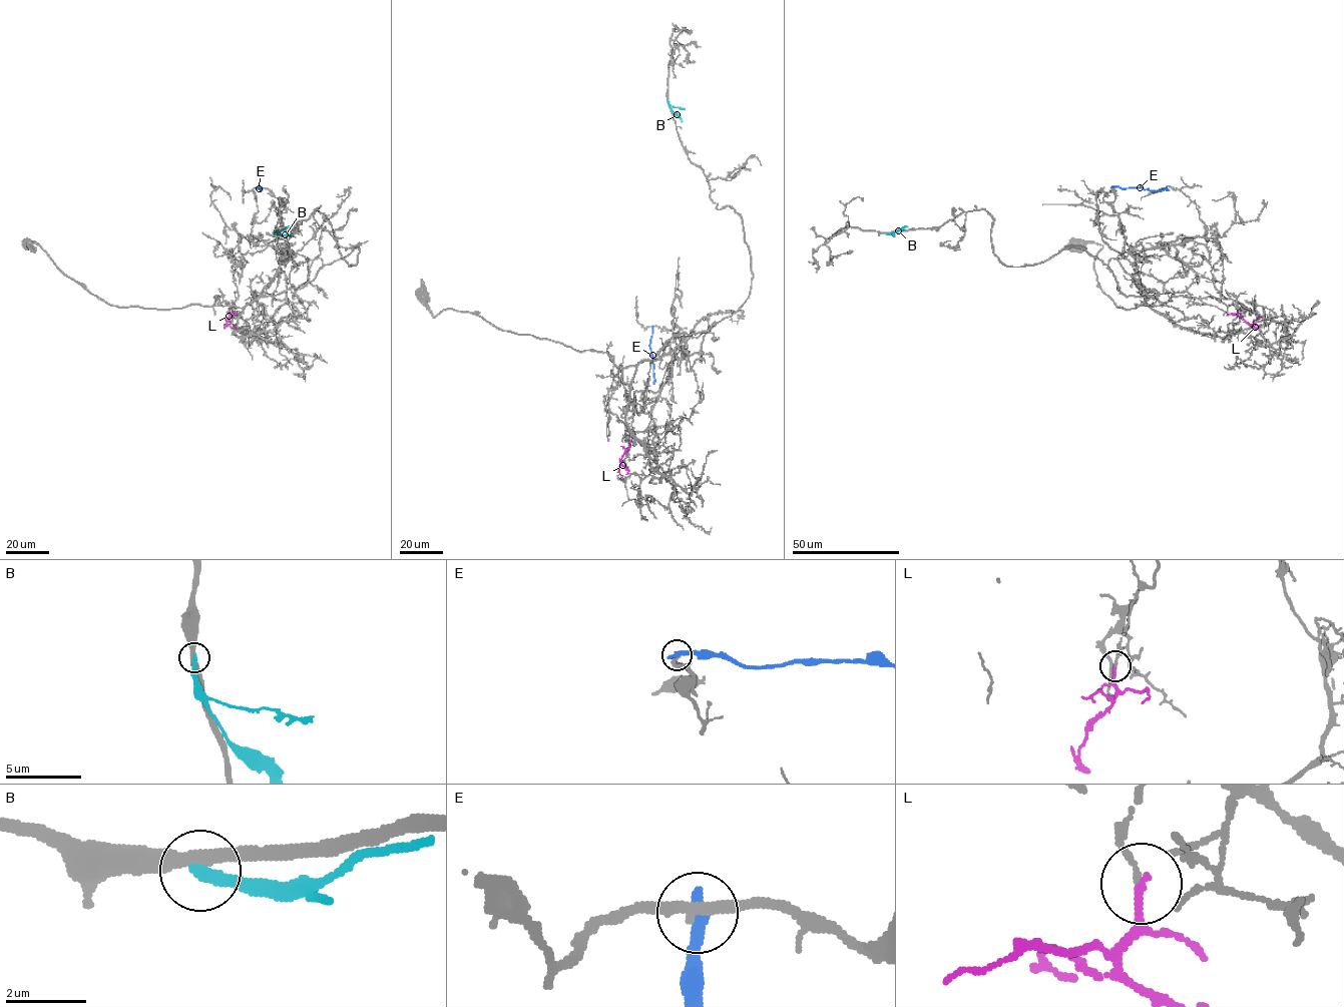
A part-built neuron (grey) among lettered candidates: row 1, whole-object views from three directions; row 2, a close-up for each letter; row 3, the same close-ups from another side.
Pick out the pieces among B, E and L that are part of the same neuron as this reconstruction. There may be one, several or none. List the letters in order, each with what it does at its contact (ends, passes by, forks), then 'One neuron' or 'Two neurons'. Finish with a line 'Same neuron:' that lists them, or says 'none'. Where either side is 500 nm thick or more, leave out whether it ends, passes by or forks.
B: It ends there. Two neurons
E: It ends there. Two neurons
L: It ends there. Two neurons
Same neuron: none

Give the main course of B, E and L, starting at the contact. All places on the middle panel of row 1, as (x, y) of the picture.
B: (667, 99), (668, 105), (681, 122)
E: (652, 327), (649, 349), (653, 383)
L: (625, 452), (620, 464), (626, 473), (629, 470)

